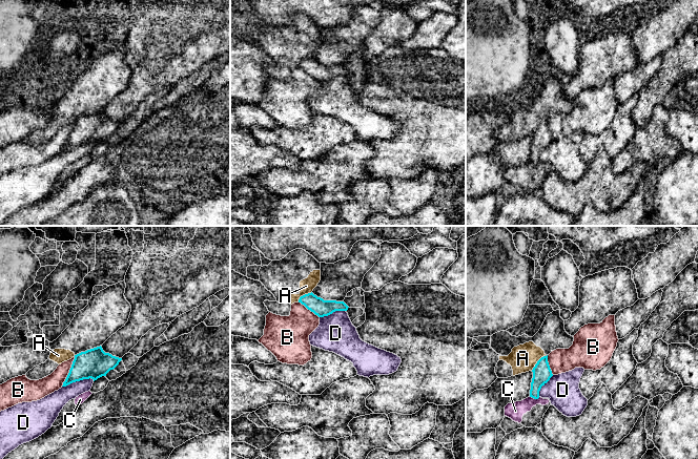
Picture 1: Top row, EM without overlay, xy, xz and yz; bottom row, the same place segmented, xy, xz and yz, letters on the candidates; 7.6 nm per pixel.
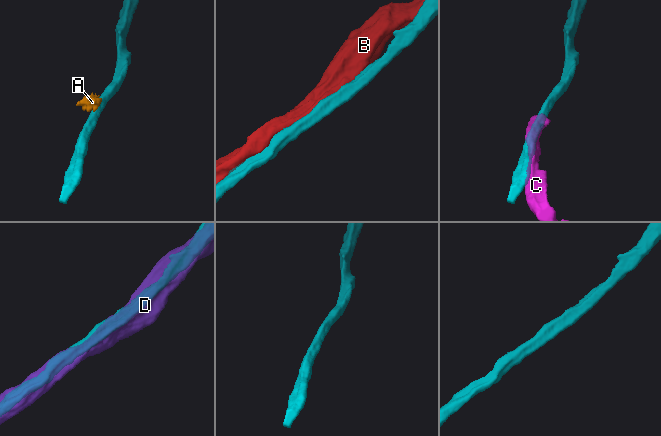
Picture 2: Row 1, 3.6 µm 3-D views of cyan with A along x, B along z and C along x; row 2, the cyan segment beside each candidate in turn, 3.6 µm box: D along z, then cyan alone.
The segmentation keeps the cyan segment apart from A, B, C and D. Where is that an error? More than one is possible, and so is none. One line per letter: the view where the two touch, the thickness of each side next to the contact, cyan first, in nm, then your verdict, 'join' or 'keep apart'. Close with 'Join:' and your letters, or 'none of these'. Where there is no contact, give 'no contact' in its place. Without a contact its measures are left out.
A: contact in yz; calibres 140 and 200 nm; keep apart
B: contact in xy; calibres 220 and 140 nm; keep apart
C: contact in yz; calibres 140 and 140 nm; keep apart
D: contact in xy; calibres 220 and 150 nm; keep apart
Join: none of these

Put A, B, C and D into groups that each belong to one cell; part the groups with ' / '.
A / B / C / D

